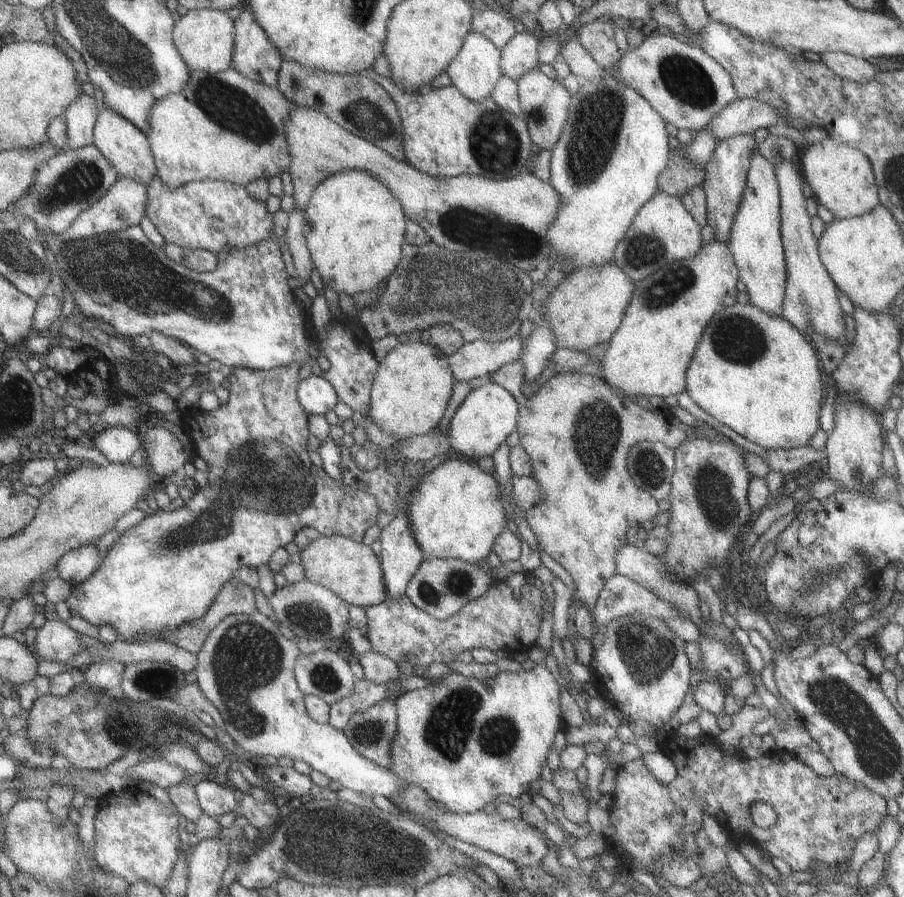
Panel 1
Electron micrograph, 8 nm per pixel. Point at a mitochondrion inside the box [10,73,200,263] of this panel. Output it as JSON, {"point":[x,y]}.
{"point":[80,181]}

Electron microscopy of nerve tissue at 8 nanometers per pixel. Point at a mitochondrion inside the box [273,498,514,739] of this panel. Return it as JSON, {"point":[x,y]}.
{"point":[456,583]}

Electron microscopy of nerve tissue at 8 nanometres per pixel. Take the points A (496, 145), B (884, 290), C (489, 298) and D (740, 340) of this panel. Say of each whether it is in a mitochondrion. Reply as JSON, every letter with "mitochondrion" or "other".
{"A":"mitochondrion","B":"other","C":"mitochondrion","D":"mitochondrion"}

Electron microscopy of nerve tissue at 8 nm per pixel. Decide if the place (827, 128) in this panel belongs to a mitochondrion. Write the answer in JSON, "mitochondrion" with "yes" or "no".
{"mitochondrion":"no"}

